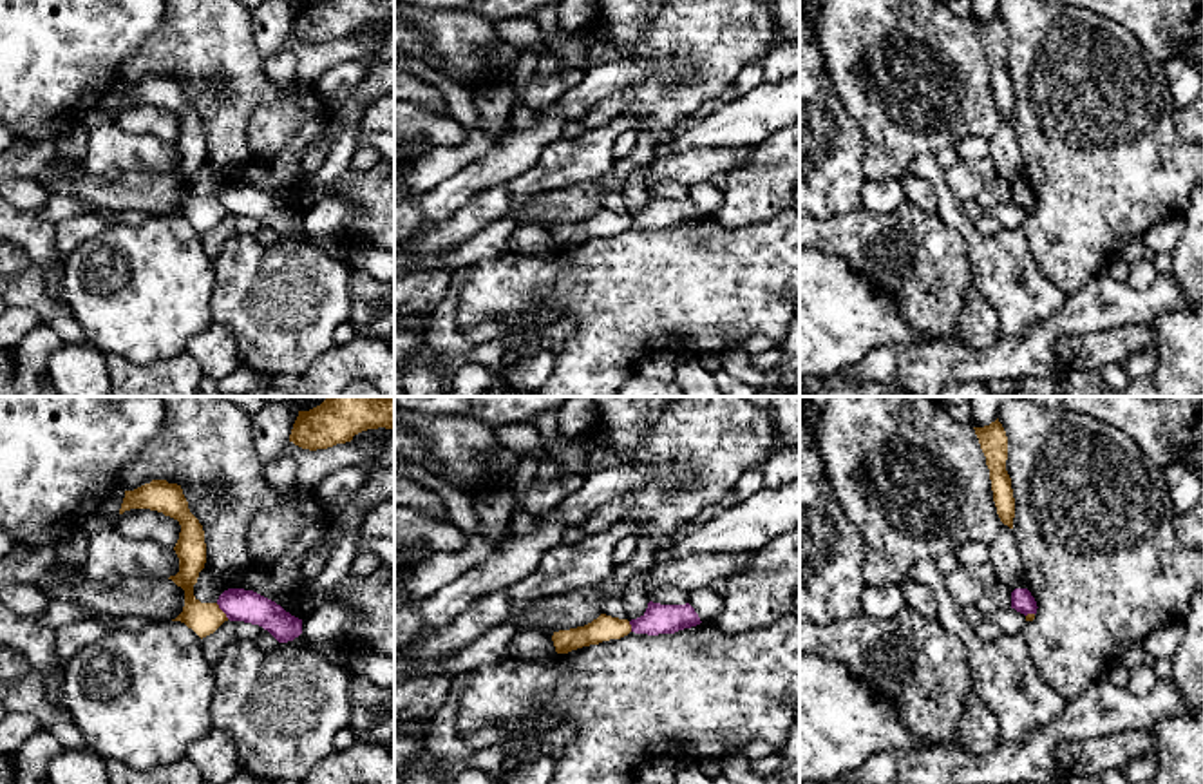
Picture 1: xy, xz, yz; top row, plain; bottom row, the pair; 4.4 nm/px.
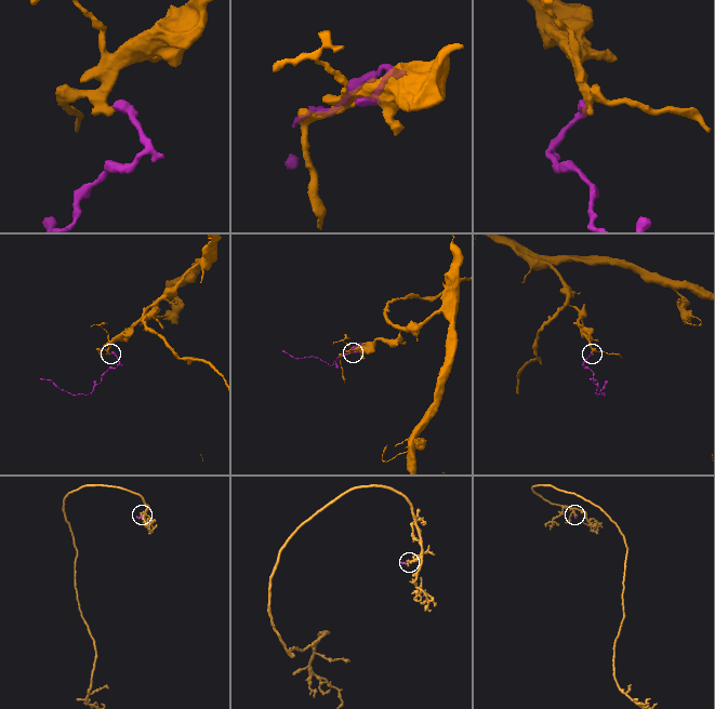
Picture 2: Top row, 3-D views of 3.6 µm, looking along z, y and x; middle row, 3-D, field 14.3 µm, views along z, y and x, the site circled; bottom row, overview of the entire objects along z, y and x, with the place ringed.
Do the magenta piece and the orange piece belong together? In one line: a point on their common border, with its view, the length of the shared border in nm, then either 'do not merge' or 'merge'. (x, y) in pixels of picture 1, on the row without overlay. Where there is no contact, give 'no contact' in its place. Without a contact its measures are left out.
xy (221, 203) | 90 nm | do not merge

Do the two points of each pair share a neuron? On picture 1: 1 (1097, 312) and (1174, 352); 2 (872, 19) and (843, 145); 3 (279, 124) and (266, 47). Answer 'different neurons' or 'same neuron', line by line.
1: different neurons
2: different neurons
3: different neurons

